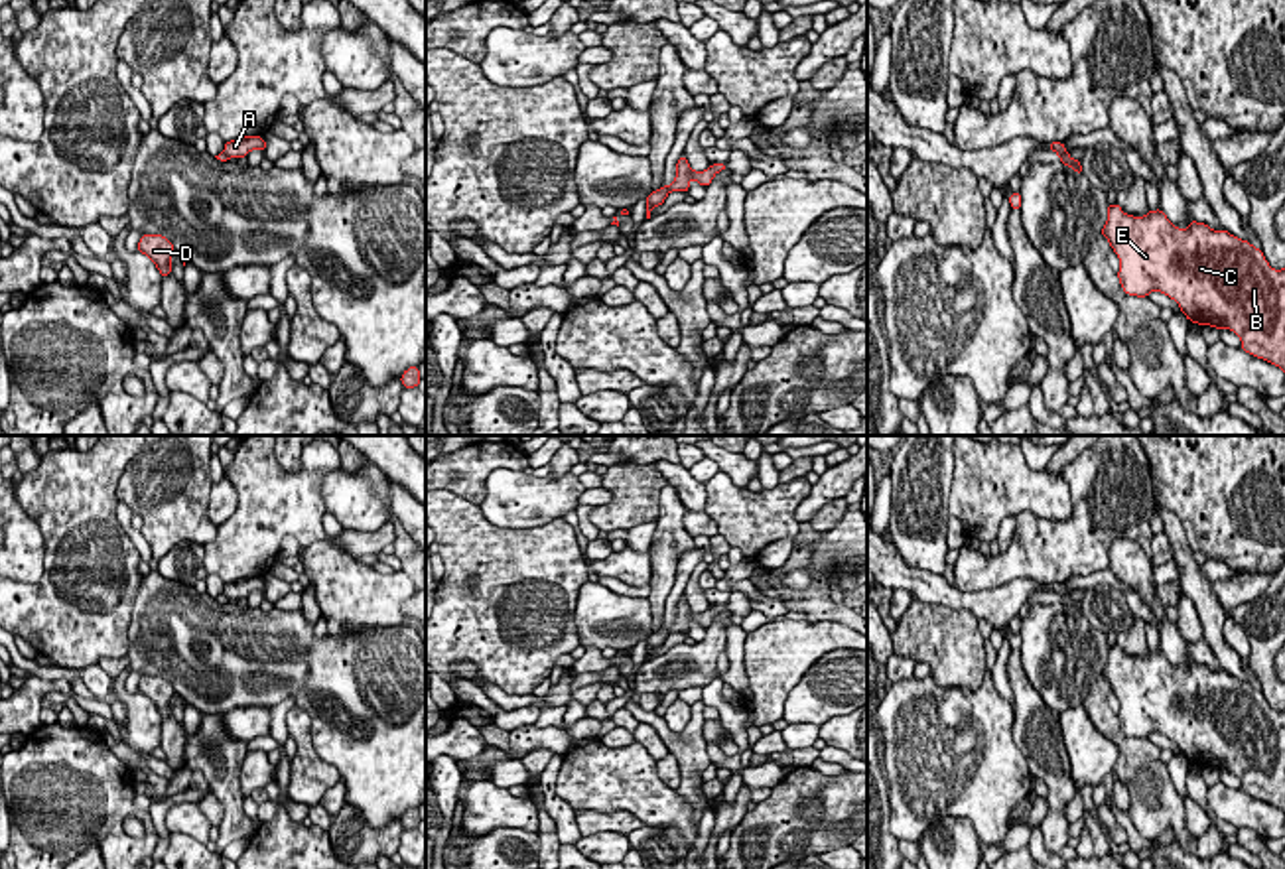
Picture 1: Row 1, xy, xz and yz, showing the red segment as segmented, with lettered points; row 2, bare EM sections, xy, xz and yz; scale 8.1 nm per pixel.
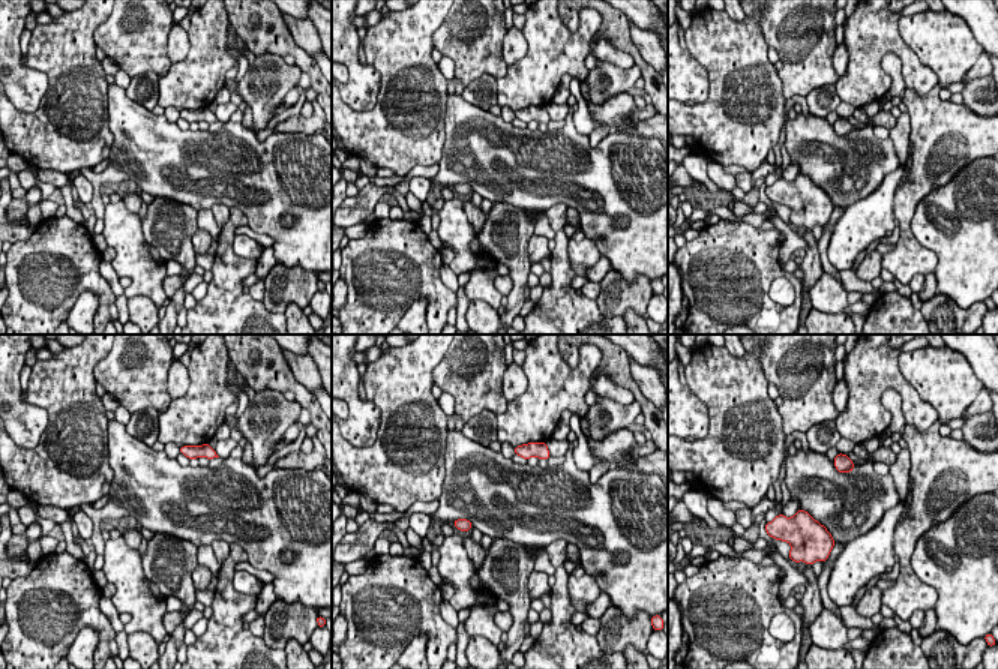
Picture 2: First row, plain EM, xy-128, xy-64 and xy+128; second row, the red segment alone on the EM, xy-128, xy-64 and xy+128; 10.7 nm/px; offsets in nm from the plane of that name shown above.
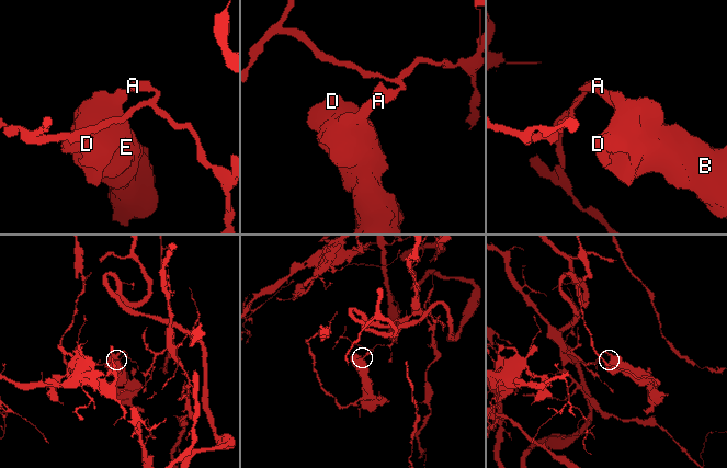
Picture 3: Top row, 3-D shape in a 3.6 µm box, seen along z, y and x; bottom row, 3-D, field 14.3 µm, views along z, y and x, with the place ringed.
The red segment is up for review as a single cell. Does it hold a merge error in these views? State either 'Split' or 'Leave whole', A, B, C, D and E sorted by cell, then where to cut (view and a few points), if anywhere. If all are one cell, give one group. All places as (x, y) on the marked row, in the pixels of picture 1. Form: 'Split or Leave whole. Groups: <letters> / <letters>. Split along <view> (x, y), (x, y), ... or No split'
Split. Groups: A / B C D E. Split along xz (667, 186), (669, 192)

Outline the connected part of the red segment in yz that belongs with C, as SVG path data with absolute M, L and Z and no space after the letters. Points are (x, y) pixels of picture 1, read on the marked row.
M1117 203L1108 205L1100 234L1119 258L1117 278L1127 296L1147 298L1157 290L1175 300L1188 321L1234 331L1242 351L1285 372L1285 268L1271 268L1261 248L1194 219L1188 229L1177 229L1161 207L1133 217Z

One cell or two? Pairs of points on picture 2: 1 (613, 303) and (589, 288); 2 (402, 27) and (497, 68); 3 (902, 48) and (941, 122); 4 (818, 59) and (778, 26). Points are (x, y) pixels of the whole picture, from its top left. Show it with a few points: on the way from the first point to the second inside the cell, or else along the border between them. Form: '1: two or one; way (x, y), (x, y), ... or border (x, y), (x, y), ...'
1: two; border (601, 284), (601, 291), (595, 299)
2: two; border (446, 15), (432, 35), (432, 47)
3: two; border (937, 83), (922, 95), (905, 89)
4: one; way (808, 48), (788, 29)

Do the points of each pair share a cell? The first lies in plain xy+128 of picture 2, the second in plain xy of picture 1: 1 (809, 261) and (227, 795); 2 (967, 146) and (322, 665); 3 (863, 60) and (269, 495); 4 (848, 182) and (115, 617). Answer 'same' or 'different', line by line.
1: different
2: different
3: same
4: different

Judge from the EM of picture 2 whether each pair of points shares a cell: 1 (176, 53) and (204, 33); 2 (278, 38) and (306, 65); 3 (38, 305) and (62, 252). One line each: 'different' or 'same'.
1: different
2: same
3: same

